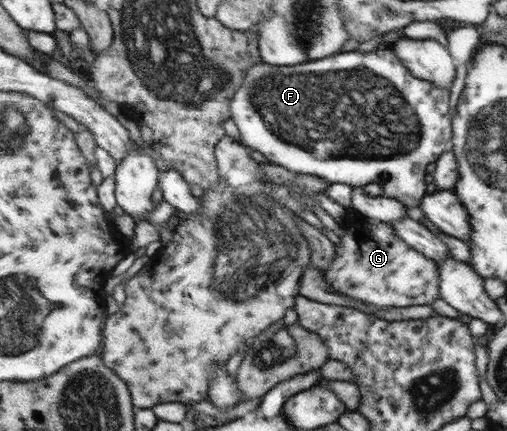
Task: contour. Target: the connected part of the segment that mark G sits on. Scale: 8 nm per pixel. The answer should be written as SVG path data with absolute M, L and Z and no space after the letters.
M348 209L340 224L344 234L335 248L334 262L323 274L324 281L336 292L374 306L424 306L440 297L441 281L433 259L406 244L390 223L369 219L358 212L359 217L354 217L350 212L356 211Z

